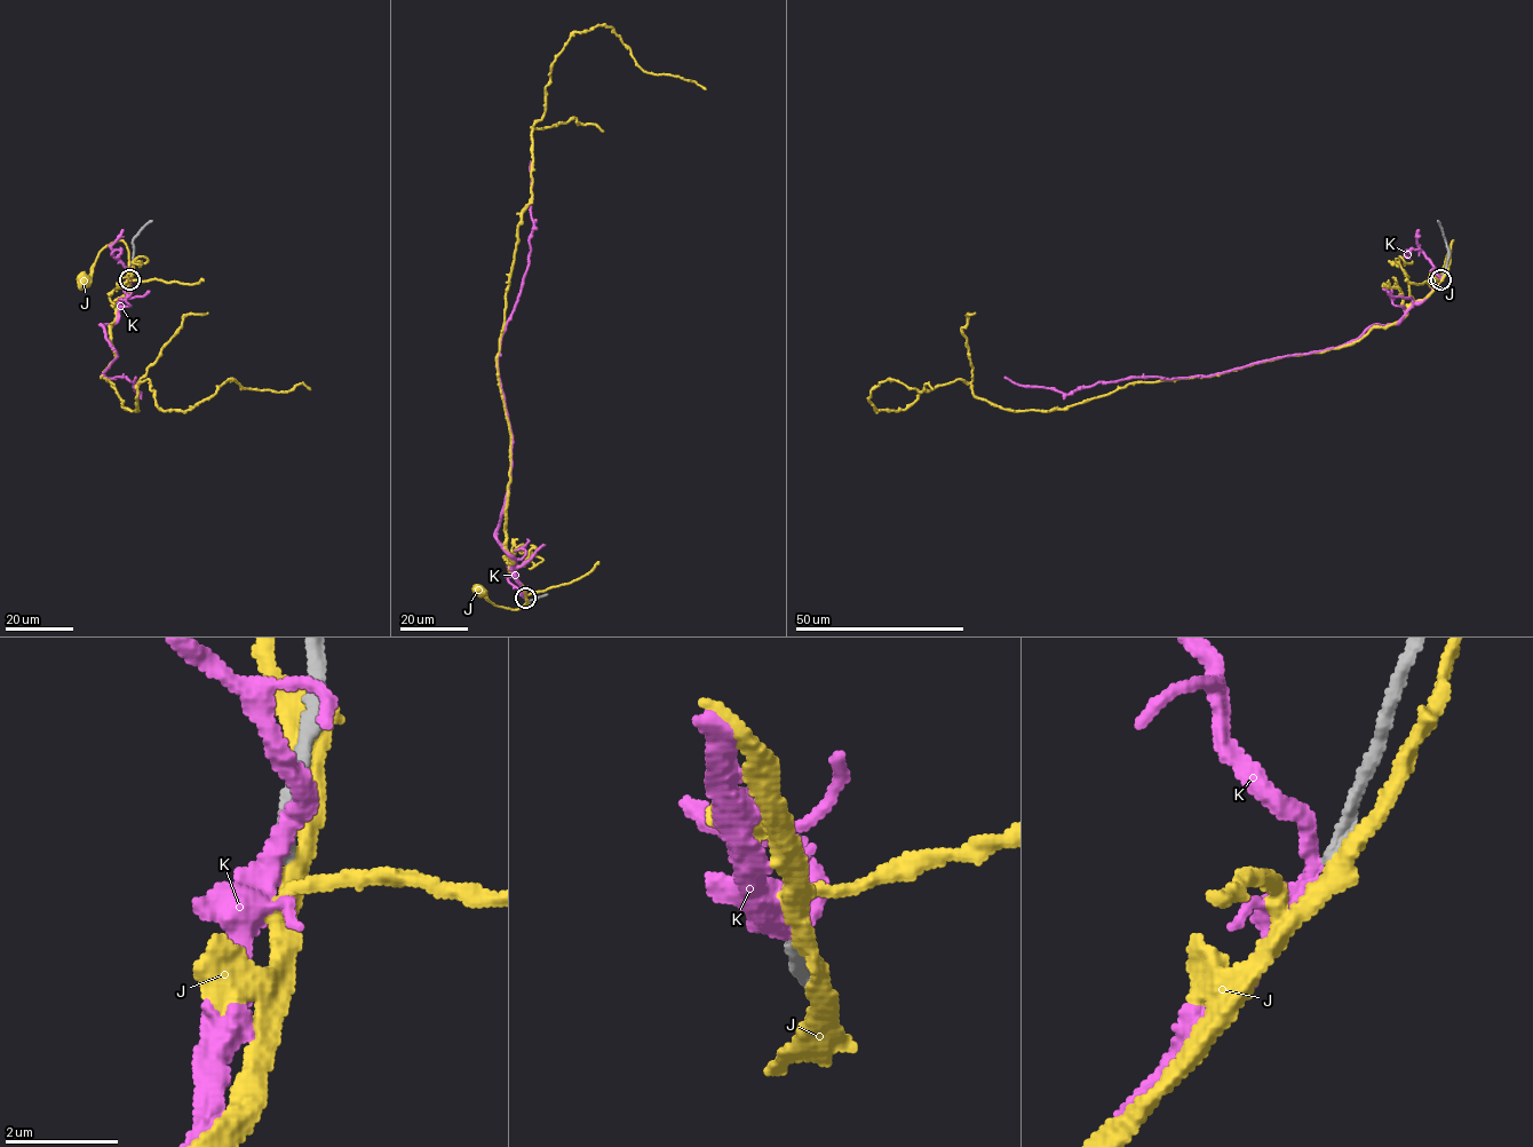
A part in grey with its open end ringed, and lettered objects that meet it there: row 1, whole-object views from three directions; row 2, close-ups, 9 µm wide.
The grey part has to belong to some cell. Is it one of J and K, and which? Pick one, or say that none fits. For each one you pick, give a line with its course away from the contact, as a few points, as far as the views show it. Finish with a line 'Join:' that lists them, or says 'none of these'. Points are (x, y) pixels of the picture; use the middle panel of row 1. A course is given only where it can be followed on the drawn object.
K: Its course: (525, 598), (514, 558), (497, 540), (513, 434), (498, 364), (500, 337), (529, 265), (531, 161)
Join: K

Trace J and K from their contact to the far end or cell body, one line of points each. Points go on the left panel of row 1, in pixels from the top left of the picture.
J: (129, 278), (127, 246), (117, 240), (98, 254), (93, 270), (84, 279)
K: (129, 279), (118, 318), (101, 324), (117, 356), (103, 376), (125, 377), (137, 394), (136, 377)

